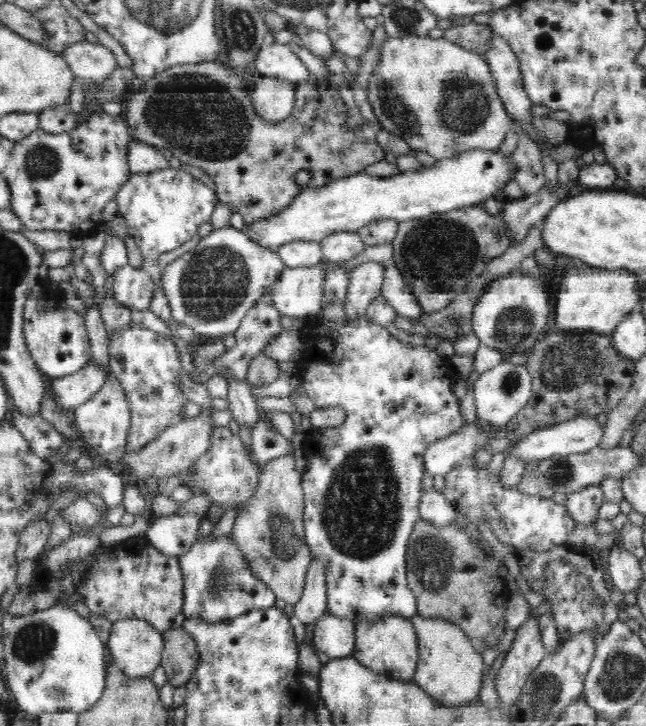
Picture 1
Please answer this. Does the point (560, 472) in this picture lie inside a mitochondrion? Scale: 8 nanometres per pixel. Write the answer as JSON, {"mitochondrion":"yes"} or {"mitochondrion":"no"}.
{"mitochondrion":"yes"}

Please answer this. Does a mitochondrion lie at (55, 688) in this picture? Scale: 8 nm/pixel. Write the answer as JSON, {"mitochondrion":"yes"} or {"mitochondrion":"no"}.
{"mitochondrion":"yes"}

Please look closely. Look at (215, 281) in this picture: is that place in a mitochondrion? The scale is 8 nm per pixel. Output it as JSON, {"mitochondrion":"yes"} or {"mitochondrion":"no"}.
{"mitochondrion":"yes"}

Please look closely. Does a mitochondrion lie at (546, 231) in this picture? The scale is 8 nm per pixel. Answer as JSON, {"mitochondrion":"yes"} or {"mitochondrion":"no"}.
{"mitochondrion":"no"}

